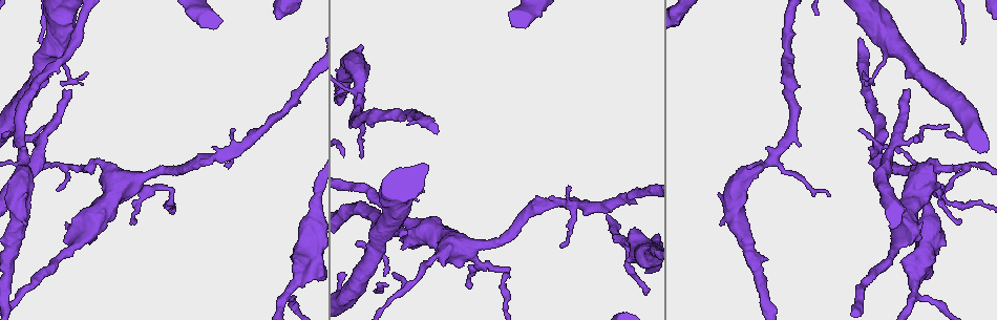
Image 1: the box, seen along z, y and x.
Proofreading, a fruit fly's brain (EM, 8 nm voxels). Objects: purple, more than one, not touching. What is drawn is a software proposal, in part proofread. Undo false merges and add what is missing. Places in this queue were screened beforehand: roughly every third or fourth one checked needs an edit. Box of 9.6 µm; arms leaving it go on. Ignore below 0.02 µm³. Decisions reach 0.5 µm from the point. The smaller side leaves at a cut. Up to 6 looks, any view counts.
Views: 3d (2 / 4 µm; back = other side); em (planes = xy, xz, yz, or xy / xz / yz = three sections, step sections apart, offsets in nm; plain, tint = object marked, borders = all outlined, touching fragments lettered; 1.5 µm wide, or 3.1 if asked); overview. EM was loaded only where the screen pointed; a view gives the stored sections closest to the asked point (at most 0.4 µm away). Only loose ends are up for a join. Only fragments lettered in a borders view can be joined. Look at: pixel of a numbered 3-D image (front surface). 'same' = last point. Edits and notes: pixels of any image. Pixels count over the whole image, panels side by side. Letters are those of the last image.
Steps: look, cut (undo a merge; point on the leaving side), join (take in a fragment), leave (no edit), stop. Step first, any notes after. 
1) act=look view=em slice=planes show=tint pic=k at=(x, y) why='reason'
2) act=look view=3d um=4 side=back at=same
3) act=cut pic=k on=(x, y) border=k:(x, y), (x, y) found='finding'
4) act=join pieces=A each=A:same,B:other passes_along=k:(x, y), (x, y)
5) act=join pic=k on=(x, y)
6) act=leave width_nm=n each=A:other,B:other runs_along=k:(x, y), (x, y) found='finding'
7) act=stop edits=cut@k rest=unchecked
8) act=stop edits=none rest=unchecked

act=look view=em slice=planes show=borders pic=1 at=(570, 186) why='free end'

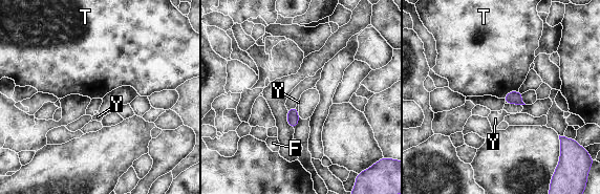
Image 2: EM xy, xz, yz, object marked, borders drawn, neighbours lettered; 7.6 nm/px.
act=leave each=F:other,T:other,Y:other border=2:(518, 89), (509, 91), (502, 98) found='no lettered fragment goes on from it'

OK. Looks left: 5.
act=look view=em slice=planes show=plain pic=1 at=(401, 235) why='branch stops here'

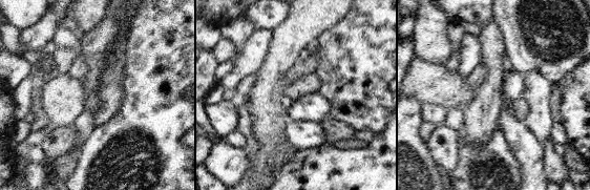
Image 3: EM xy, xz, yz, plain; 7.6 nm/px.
act=look view=em slice=planes show=borders at=same why='see the neighbours'

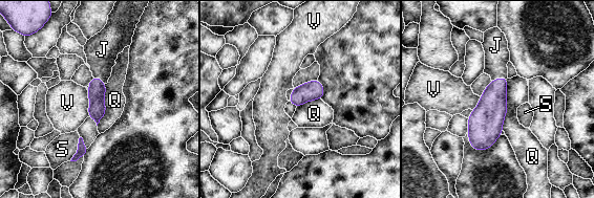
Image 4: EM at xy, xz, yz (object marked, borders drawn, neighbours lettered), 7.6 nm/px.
act=join pieces=J each=J:same,Q:other,S:other,V:other passes_along=4:(491, 109), (499, 79), (495, 46) found='it goes on there'

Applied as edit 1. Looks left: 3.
act=look view=em slice=yz step=8 show=borders pic=1 at=(134, 220) why='free end'

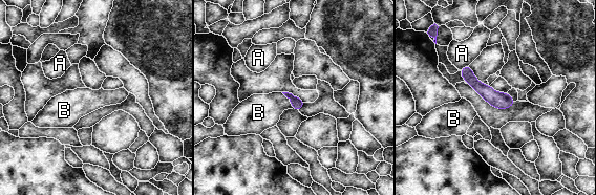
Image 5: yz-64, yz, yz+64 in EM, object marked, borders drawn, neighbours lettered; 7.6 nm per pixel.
act=leave width_nm=90 each=A:other,B:other border=5:(281, 92), (289, 100), (292, 108) found='no lettered fragment goes on from it'

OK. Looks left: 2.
act=stop edits=join@4 rest=unchecked

